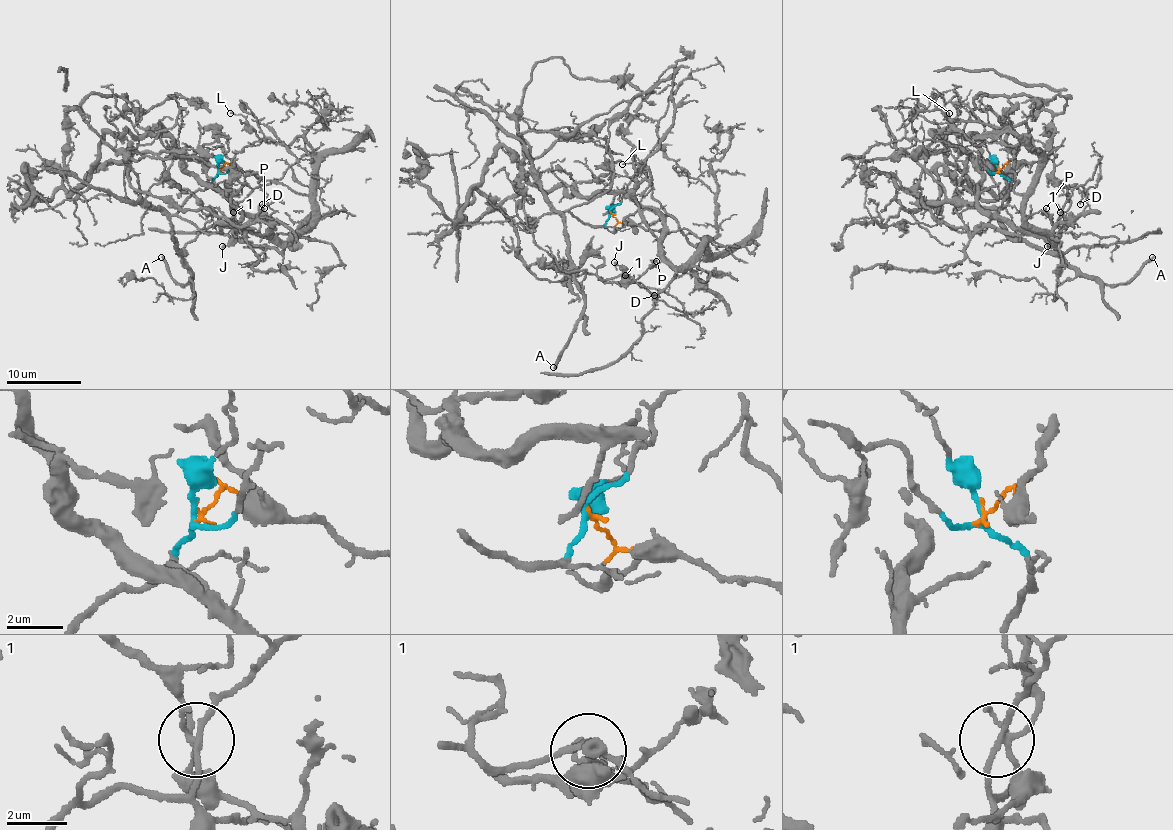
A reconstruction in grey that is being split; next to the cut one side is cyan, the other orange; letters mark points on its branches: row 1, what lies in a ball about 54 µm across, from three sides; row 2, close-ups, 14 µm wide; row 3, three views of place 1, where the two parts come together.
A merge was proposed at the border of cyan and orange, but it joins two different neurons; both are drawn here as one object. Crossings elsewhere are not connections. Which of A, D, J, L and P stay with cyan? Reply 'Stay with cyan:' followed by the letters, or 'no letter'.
Stay with cyan: A, D, J

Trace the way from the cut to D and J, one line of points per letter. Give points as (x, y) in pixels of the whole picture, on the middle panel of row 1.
D: (610, 212), (603, 225), (562, 216), (571, 269), (601, 279), (625, 273), (659, 297), (653, 295)
J: (610, 212), (603, 225), (586, 225), (568, 212), (562, 216), (577, 275), (614, 279), (625, 273), (614, 262)

